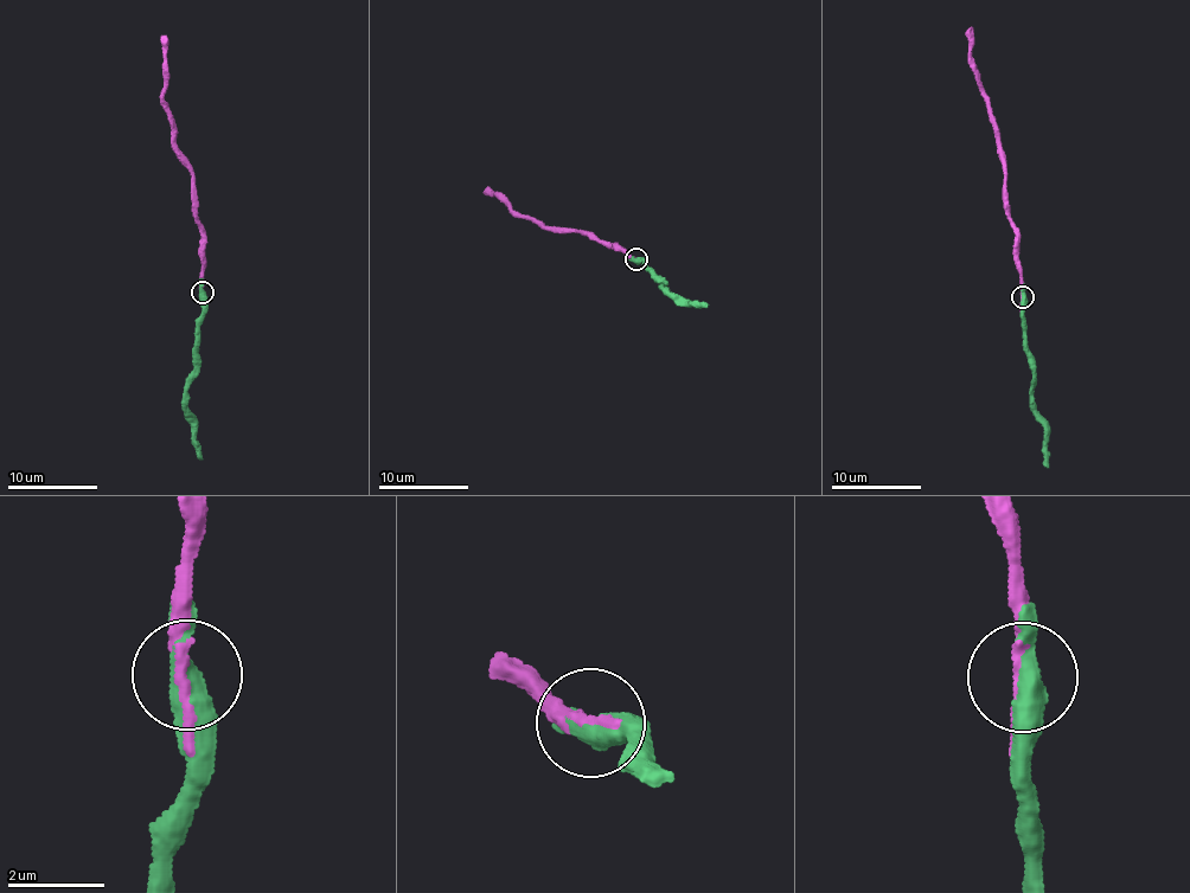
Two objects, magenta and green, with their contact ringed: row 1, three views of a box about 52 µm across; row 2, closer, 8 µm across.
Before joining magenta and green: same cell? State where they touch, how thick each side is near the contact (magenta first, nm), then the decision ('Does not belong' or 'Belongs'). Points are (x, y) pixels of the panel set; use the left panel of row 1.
Place: (202, 293). Thickness 200 nm (magenta) against 440 nm. Belongs

